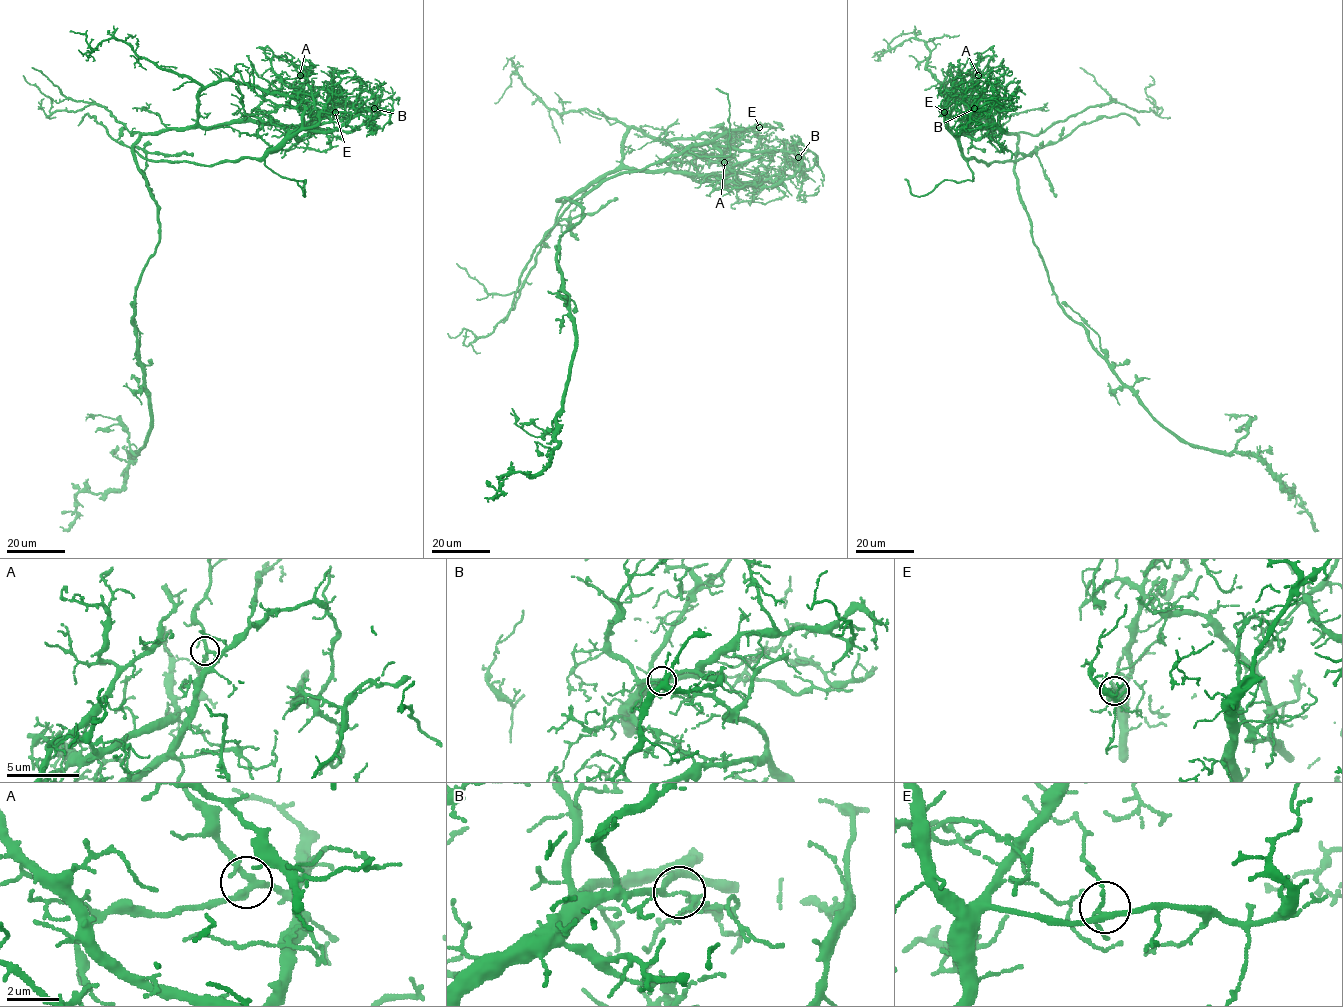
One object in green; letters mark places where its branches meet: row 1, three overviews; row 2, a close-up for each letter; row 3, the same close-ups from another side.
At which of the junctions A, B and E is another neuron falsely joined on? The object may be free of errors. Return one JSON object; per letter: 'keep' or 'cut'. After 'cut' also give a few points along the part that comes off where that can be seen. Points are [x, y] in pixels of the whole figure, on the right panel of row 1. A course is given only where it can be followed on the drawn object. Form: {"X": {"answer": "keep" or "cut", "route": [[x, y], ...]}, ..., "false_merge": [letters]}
{"A": {"answer": "keep"}, "B": {"answer": "cut", "route": [[974, 109], [968, 130], [959, 136], [960, 150], [987, 165], [1017, 161], [1103, 117], [1126, 114], [1139, 125]]}, "E": {"answer": "keep"}, "false_merge": ["B"]}

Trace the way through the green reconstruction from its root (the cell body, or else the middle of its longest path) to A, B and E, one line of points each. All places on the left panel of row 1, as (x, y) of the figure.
A: (147, 182), (133, 151), (142, 135), (239, 122), (247, 114), (281, 105), (297, 107), (305, 80), (300, 75)
B: (147, 182), (133, 151), (142, 135), (246, 122), (312, 128), (374, 109)
E: (147, 182), (133, 151), (142, 135), (239, 122), (247, 114), (294, 135), (314, 126), (321, 112), (335, 112)

